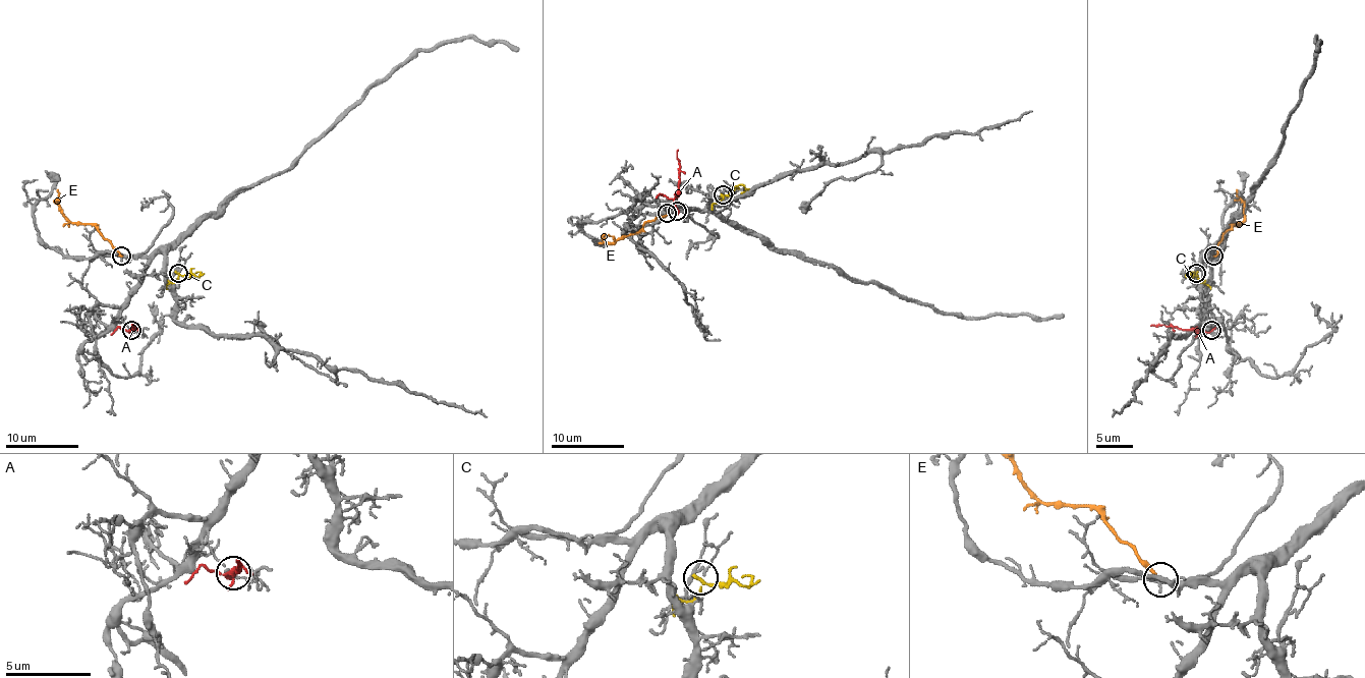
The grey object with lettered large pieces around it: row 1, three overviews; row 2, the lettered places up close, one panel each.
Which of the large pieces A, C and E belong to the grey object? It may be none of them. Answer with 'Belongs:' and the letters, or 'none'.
Belongs: none

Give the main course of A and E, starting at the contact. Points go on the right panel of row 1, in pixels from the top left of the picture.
A: (1211, 331), (1151, 325)
E: (1213, 256), (1223, 235), (1244, 219), (1244, 205), (1237, 190)

